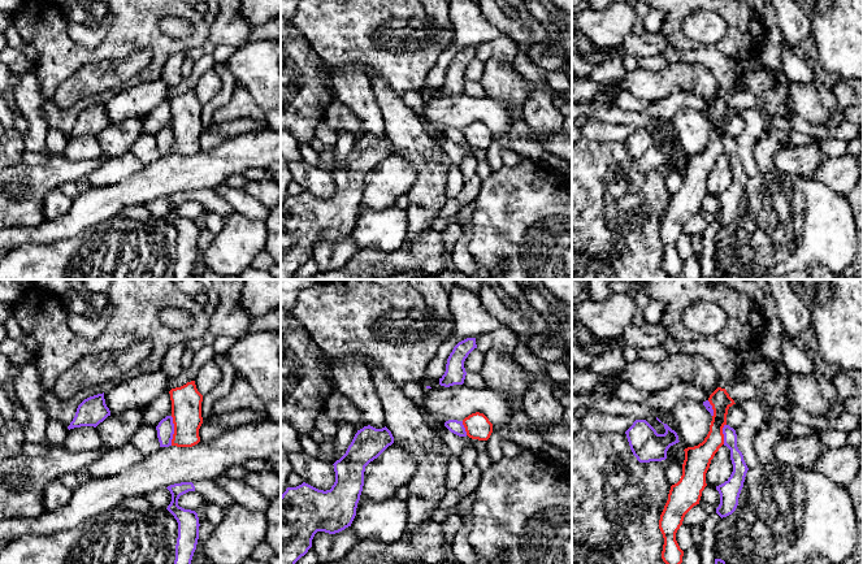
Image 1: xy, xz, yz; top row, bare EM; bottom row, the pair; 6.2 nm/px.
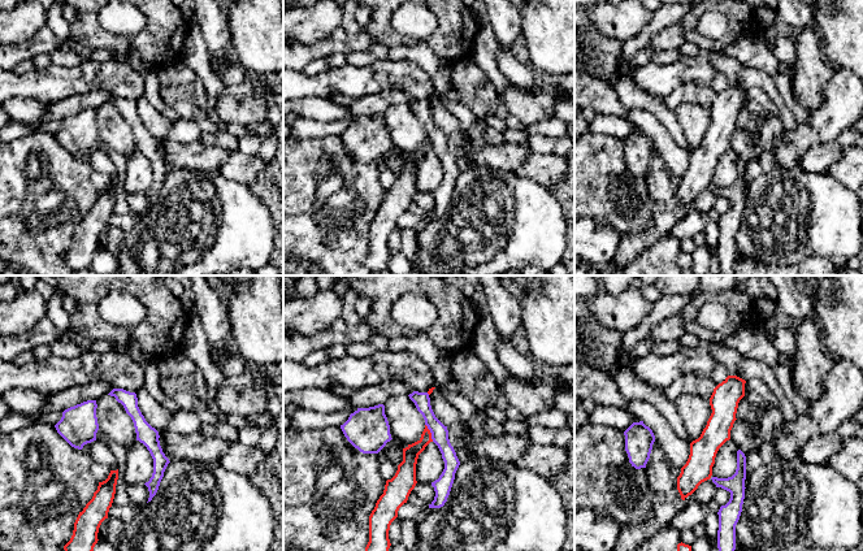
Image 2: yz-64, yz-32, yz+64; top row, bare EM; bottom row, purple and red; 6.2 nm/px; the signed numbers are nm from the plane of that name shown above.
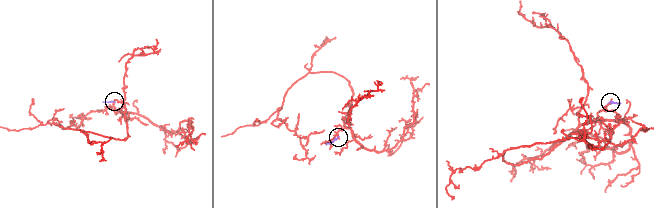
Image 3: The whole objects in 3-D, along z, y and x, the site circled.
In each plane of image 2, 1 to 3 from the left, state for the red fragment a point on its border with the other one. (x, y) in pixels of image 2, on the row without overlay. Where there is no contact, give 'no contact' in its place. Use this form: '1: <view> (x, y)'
1: no contact
2: yz-32 (430, 140)
3: no contact

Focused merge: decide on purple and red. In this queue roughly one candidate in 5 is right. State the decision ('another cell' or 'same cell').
another cell

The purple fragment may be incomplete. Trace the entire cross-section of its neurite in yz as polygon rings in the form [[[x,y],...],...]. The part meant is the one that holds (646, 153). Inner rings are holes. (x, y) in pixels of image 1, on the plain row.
[[[636,129],[625,140],[630,159],[639,172],[662,170],[667,168],[671,155],[678,152],[678,144],[667,133],[665,142],[658,143],[646,129]]]

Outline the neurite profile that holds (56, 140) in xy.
[[[56,127],[48,129],[45,135],[45,147],[49,155],[62,155],[69,138]]]

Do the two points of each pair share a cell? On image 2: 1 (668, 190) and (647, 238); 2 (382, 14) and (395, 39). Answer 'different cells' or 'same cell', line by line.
1: same cell
2: same cell

